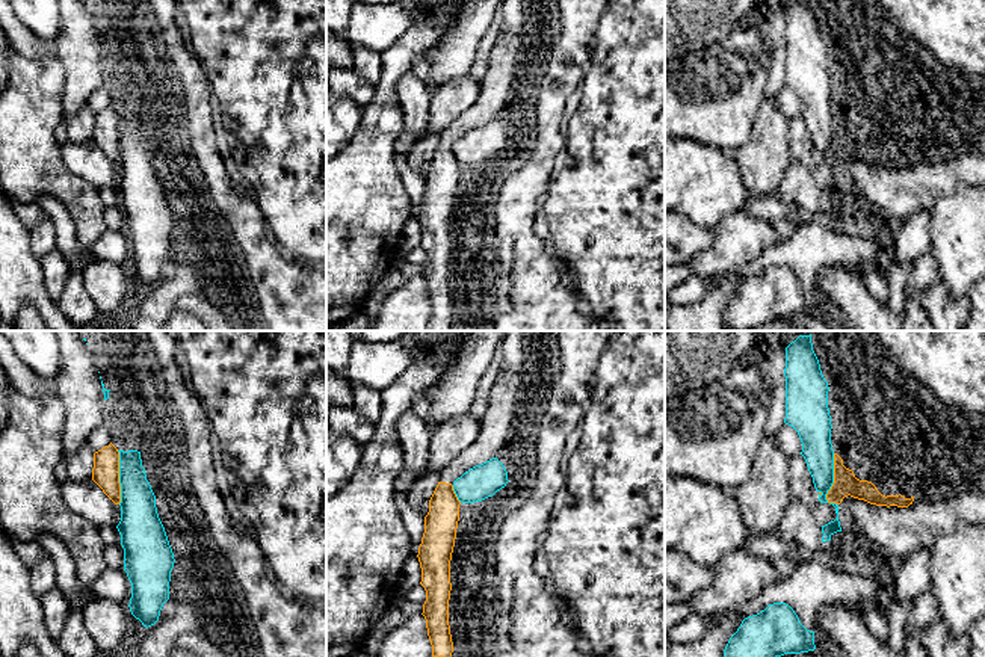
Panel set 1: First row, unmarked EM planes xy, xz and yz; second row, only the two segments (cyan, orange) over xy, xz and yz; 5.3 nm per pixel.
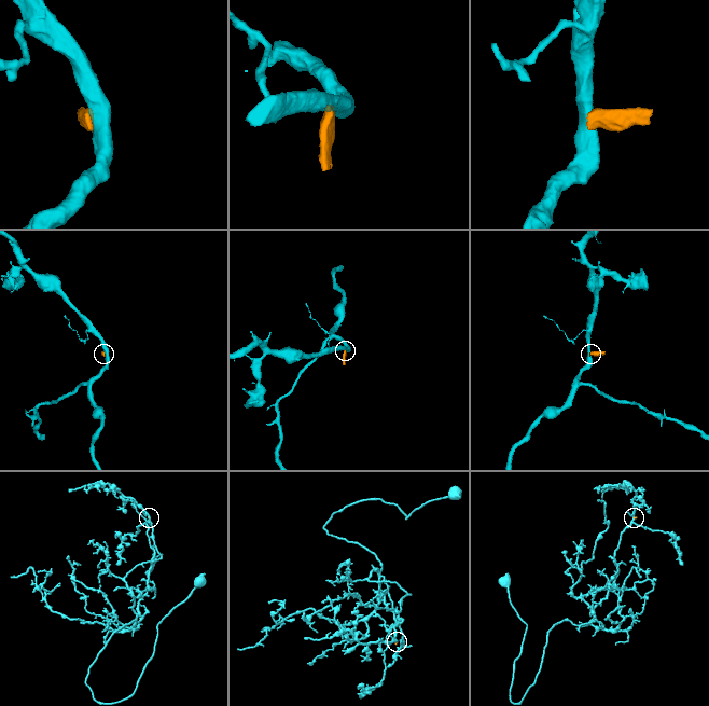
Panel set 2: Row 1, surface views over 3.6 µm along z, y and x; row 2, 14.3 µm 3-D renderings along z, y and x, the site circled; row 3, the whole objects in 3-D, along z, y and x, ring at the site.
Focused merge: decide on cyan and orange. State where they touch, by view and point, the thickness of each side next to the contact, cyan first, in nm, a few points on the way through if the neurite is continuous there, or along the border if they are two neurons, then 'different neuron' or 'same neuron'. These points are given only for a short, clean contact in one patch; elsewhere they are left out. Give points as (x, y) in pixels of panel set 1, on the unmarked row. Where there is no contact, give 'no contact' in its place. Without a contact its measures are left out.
meets cyan in yz at (833, 144); 160 nm thick on the cyan side, 130 nm on the other; border along yz (834, 115), (834, 144), (827, 160), (837, 166); different neuron

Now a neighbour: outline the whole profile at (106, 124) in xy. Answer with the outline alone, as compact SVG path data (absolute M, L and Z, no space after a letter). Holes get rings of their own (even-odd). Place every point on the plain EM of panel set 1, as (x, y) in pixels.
M110 104L94 115L92 142L115 165L121 165L119 113Z

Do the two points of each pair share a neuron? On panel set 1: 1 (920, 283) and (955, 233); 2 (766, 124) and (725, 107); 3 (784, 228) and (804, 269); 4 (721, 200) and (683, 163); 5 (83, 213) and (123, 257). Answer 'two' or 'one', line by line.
1: two
2: two
3: two
4: one
5: two

